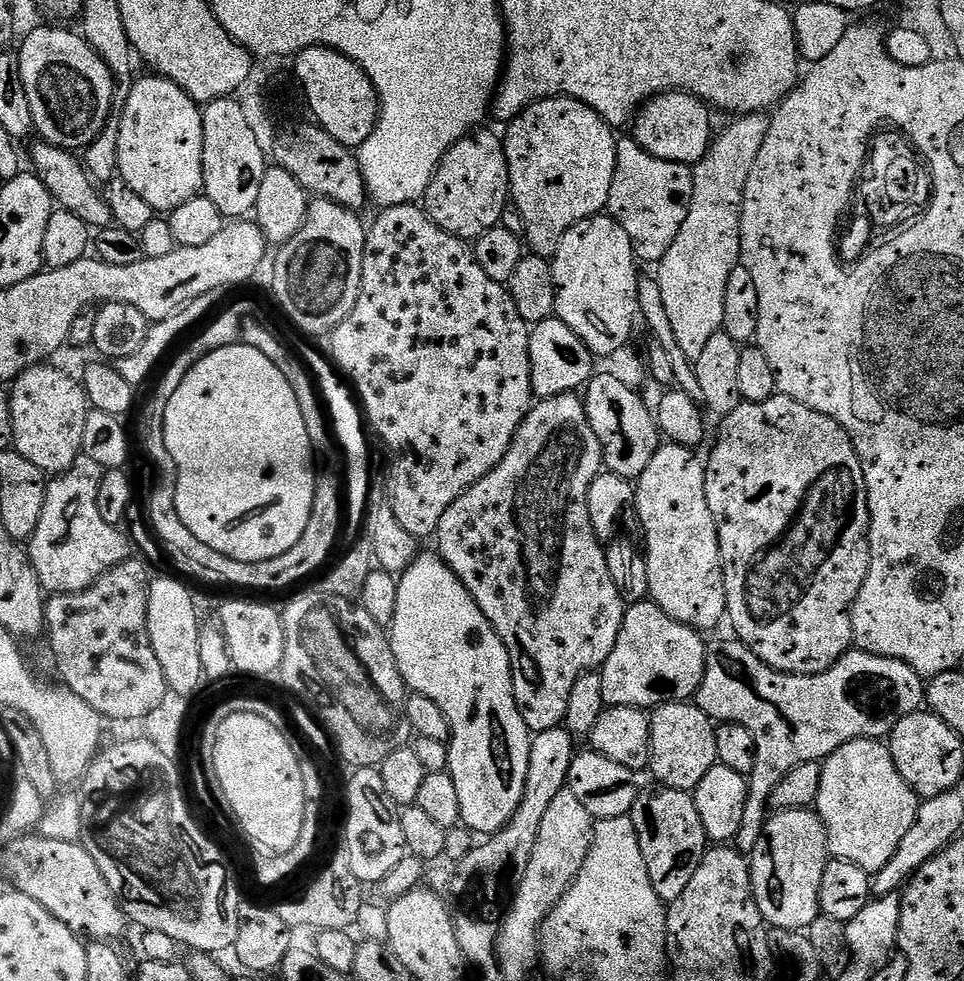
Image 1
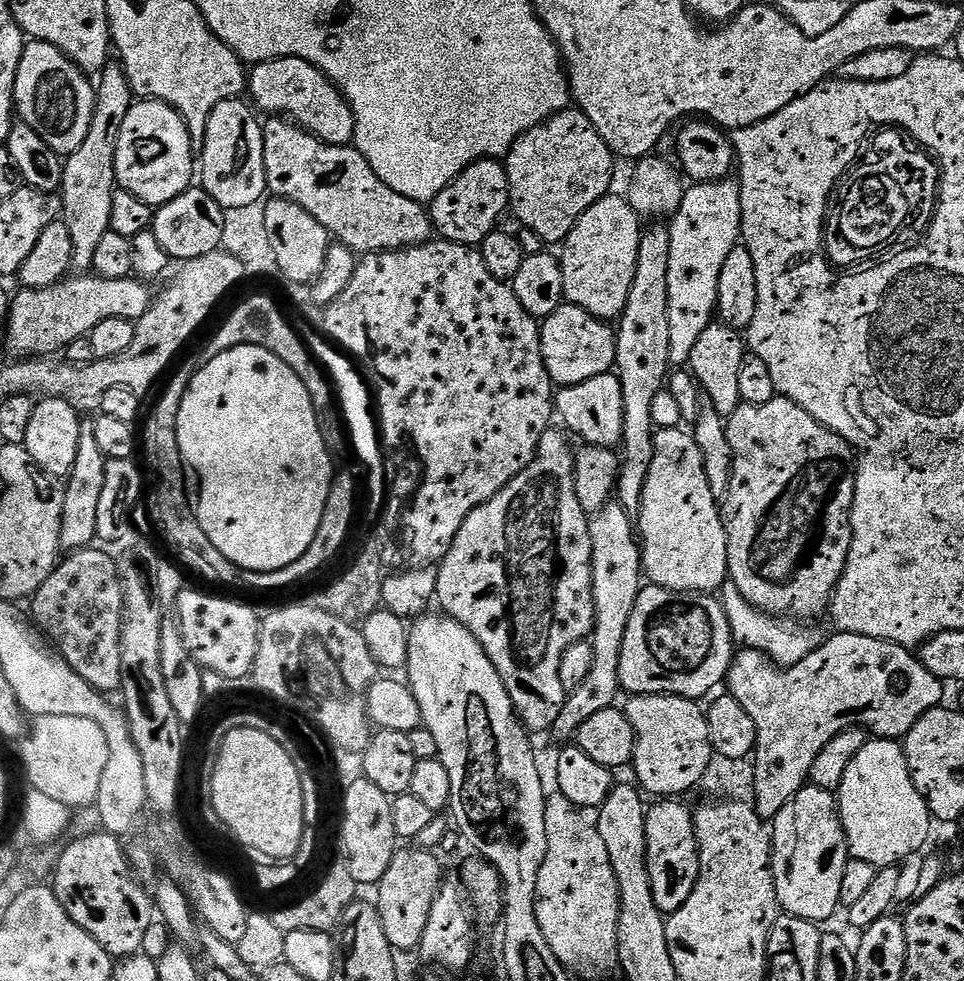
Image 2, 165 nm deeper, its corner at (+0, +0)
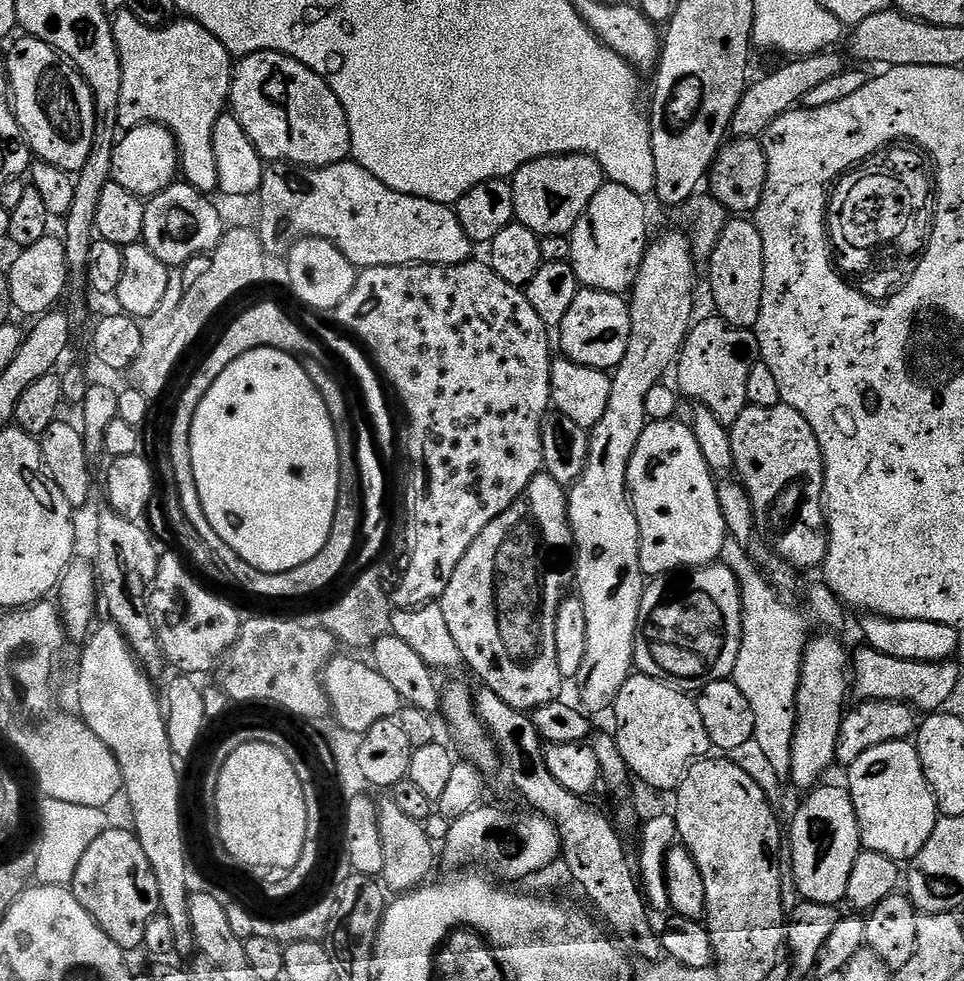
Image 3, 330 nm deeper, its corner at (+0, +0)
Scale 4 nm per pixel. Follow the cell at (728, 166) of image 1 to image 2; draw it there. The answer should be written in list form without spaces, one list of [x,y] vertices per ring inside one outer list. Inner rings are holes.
[[[725,178],[709,184],[693,183],[691,187],[670,220],[670,274],[666,274],[666,286],[670,286],[670,358],[676,366],[688,364],[702,330],[714,322],[722,266],[730,250],[742,240],[739,183]]]

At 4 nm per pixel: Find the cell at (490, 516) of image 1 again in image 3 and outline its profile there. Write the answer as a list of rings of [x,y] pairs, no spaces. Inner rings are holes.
[[[541,474],[532,479],[528,489],[512,503],[510,510],[494,518],[494,522],[490,522],[490,526],[486,526],[486,530],[482,530],[482,534],[474,538],[474,546],[470,546],[470,550],[466,550],[466,558],[458,562],[458,570],[454,570],[454,578],[450,578],[450,586],[446,586],[446,594],[440,596],[438,602],[442,606],[442,615],[446,617],[446,626],[450,626],[450,635],[454,637],[454,642],[458,642],[458,650],[462,654],[464,664],[472,667],[472,672],[481,680],[479,682],[481,685],[494,690],[494,694],[498,694],[498,698],[502,698],[506,706],[514,706],[514,710],[531,714],[536,709],[551,704],[561,695],[562,677],[558,670],[558,654],[554,654],[554,622],[558,614],[558,606],[569,591],[568,583],[570,585],[573,583],[575,570],[576,543],[572,537],[572,528],[568,525],[568,492],[565,485],[559,484],[552,476]]]

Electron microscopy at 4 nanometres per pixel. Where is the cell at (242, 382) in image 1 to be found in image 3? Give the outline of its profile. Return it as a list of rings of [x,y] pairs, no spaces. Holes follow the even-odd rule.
[[[255,348],[246,354],[242,354],[242,358],[234,358],[234,362],[230,362],[230,366],[226,366],[226,370],[222,370],[222,374],[218,374],[214,386],[210,386],[210,390],[206,390],[206,398],[202,398],[202,402],[198,402],[198,410],[194,414],[194,422],[190,430],[190,454],[194,462],[194,478],[198,486],[198,494],[202,498],[202,510],[206,510],[206,518],[210,518],[210,526],[214,526],[214,530],[218,530],[218,538],[222,538],[222,542],[226,542],[226,546],[230,546],[230,550],[234,550],[234,554],[238,554],[246,562],[250,562],[250,566],[254,566],[263,572],[293,572],[298,566],[310,562],[310,558],[320,556],[328,548],[328,539],[334,526],[333,517],[336,513],[337,498],[334,492],[334,441],[332,441],[332,424],[328,424],[330,404],[329,401],[324,401],[323,394],[316,387],[318,387],[317,381],[308,377],[307,367],[291,352],[283,352],[277,348]]]

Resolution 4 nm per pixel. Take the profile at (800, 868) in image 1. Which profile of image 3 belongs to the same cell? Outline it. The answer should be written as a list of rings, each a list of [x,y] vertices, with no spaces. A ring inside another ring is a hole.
[[[817,786],[807,793],[804,801],[799,801],[797,813],[793,816],[790,829],[792,835],[792,876],[796,879],[796,888],[803,899],[810,904],[839,905],[846,894],[846,882],[850,882],[850,870],[854,858],[862,850],[860,842],[860,823],[852,805],[852,795],[847,787],[824,788]]]

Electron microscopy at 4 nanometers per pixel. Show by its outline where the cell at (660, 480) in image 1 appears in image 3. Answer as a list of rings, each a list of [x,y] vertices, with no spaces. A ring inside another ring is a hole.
[[[673,418],[645,424],[642,438],[638,438],[634,458],[630,458],[628,467],[628,491],[632,509],[638,518],[640,565],[645,577],[655,578],[677,570],[703,568],[721,559],[723,542],[729,534],[722,518],[722,506],[718,506],[717,483],[710,466],[706,466],[706,458],[702,458],[702,446],[698,446],[698,438],[694,438],[691,427],[685,421],[683,424],[680,418]]]

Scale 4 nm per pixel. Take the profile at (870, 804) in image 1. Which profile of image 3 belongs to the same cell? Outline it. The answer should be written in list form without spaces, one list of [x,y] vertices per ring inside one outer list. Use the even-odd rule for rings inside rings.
[[[895,740],[874,746],[847,769],[846,787],[860,823],[860,842],[869,852],[911,862],[926,846],[938,819],[936,796],[928,785],[915,743]]]

